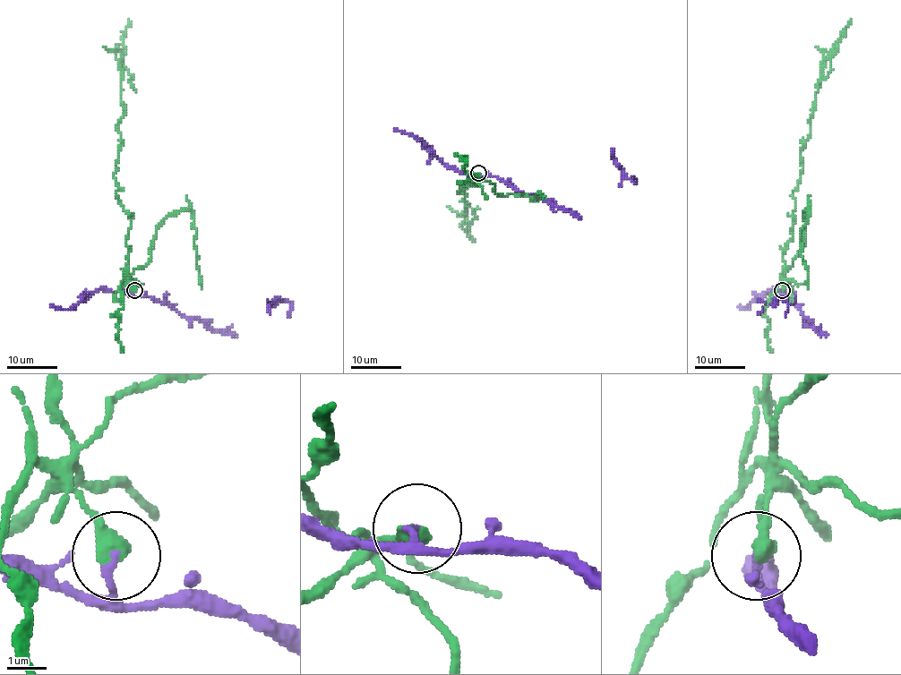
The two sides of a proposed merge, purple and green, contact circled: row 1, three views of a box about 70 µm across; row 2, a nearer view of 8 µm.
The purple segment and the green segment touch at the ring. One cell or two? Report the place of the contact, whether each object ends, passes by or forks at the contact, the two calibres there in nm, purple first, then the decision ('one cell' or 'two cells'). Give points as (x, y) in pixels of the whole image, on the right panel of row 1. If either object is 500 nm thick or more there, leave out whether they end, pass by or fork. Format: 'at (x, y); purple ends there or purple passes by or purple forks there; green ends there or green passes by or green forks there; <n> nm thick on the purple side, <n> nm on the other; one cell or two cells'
at (782, 290); purple ends there; green ends there; 190 nm thick on the purple side, 480 nm on the other; two cells

